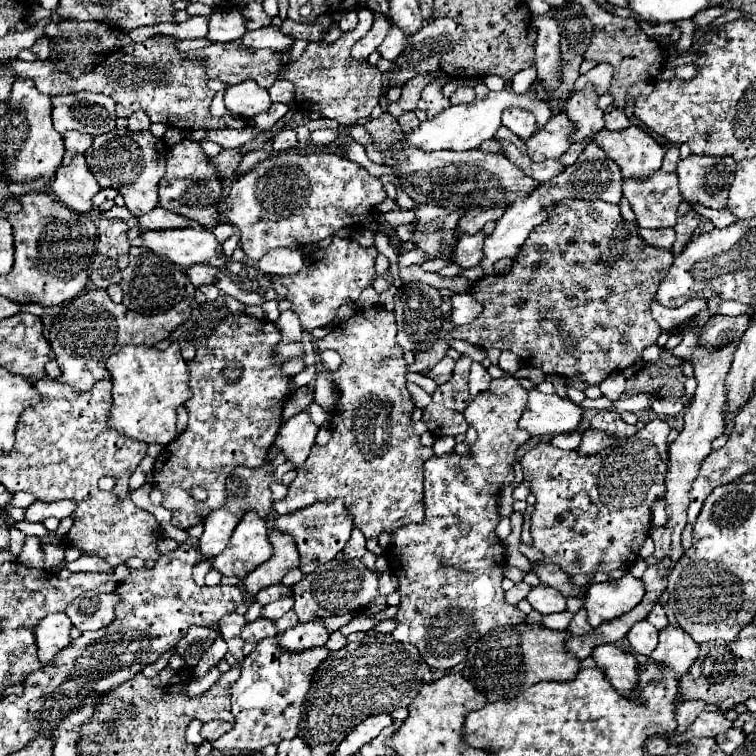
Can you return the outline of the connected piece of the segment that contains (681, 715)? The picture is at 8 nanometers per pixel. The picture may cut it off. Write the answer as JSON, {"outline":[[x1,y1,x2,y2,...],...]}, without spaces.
{"outline":[[691,700,679,702,677,712,675,712,675,716,677,716,677,732,685,732,689,728,689,724,705,710,713,710,713,712,717,710,719,712,719,708,715,708,715,704,703,704,703,700,699,700,699,702,697,700,695,702,691,702]]}

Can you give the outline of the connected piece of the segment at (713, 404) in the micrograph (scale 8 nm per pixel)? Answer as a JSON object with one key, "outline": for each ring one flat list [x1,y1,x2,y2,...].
{"outline":[[688,327,685,330,683,342,673,348,671,352,683,360,689,360,695,368,695,378,697,378,697,392,693,396,691,406,685,410,685,428,677,436,677,440,669,446,669,464,667,464,667,476,665,476,665,512,667,512,667,526,659,526,651,530,651,538,655,542,655,560,663,560,671,556,671,560,679,560,683,554,681,546,681,532,687,526,687,504,689,504,689,490,691,484,701,468,701,460,711,454,711,442,723,434,725,428,725,418,723,418,723,408,727,402,725,396,725,376,731,368,733,354,737,349,738,342,731,342,729,346,721,350,707,350,699,346,698,337,700,329,698,327]]}

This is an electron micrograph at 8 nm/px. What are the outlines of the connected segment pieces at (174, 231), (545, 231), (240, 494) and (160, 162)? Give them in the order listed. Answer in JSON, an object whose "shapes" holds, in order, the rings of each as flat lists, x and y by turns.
{"shapes":[[[169,228,169,230,145,230,141,234,143,246,155,254,167,256,173,264,189,268,193,264,207,264,221,268,223,248,215,240,213,232,187,228]],[[563,200,563,202,559,202,559,204,551,204,551,206,547,208,547,214,549,214,549,218,547,218,543,224,539,224,537,228,531,230,531,234,529,234,529,238,525,240,523,248,521,248,519,254,515,256,513,268,511,268,509,274,485,276,485,278,481,278,481,280,477,280,477,282,473,284,471,294,473,294,479,302,483,302,483,306,485,306,483,312,481,312,481,316,477,316,471,324,453,328,453,330,449,332,449,336,443,339,440,338,431,350,415,352,417,361,413,364,417,364,417,370,409,370,409,366,413,366,413,364,411,364,406,367,408,372,422,372,430,367,433,368,433,366,446,356,449,340,465,340,465,342,469,342,469,344,473,344,473,346,479,346,479,348,485,348,485,350,487,350,487,348,511,350,513,354,517,354,517,356,525,362,525,366,541,368,545,374,563,376,563,378,579,376,585,384,597,386,597,384,601,384,611,372,621,372,621,370,629,368,633,362,637,362,645,346,655,344,657,336,661,334,661,328,659,328,659,324,657,324,657,322,653,320,653,316,651,316,649,302,653,300,657,288,659,288,659,280,663,278,663,272,667,272,667,268,671,268,671,260,673,260,675,256,673,256,669,250,661,250,661,248,647,246,647,244,639,238,639,234,637,234,639,228,637,228,635,224,625,222,625,220,621,218,619,206,617,206,617,204,607,204,607,202,601,202,601,200,595,200,595,202,591,202,591,200]],[[285,462,277,468,273,468,271,464,267,466,261,466,261,468,245,468,245,466,237,466,231,476,227,478,227,488,229,488,229,496,227,496,227,502,223,504,223,508,211,512,205,520,205,532,203,536,199,538,199,552,203,554,203,558,215,558,217,554,221,554,225,548,227,548,227,542,235,530,235,526,239,524,239,520,243,518,245,512,249,510,259,510,259,516,267,516,273,508,273,498,271,498,271,490,269,490,269,484,271,482,279,482,281,476,289,470,293,470,296,467,291,462]],[[115,128,107,134,95,136,91,148,87,148,87,152,85,152,85,158,87,158,87,164,89,164,95,180,99,182,99,186,115,188,125,198,127,210,139,218,157,206,157,186,165,174,165,154,167,154,167,144,161,138,155,138,149,130,133,132,129,128]]]}

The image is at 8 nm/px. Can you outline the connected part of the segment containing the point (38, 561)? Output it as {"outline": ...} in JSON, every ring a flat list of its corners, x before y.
{"outline":[[27,536,25,546,17,558,21,564,29,568,45,568,43,564,43,550,41,550,41,540,37,536]]}

